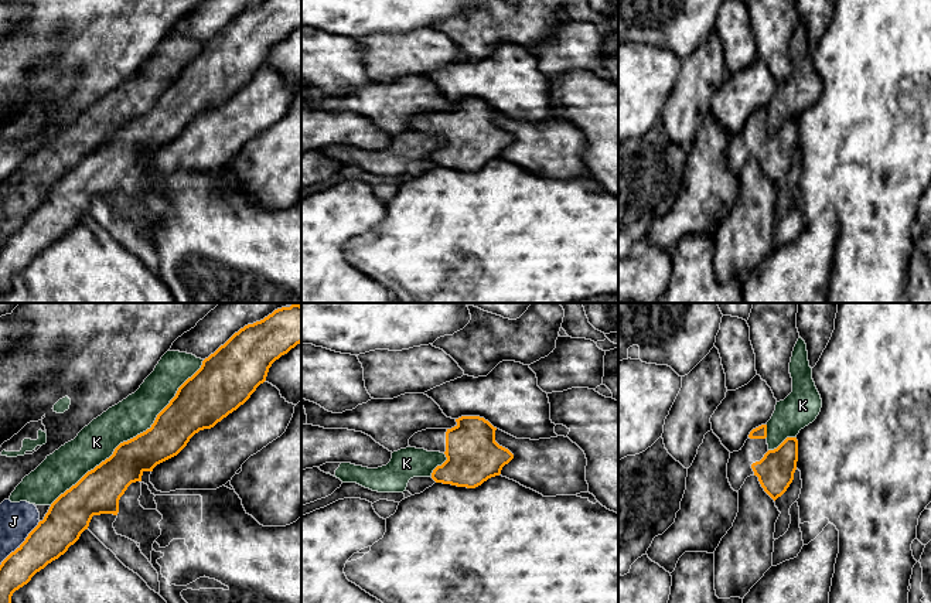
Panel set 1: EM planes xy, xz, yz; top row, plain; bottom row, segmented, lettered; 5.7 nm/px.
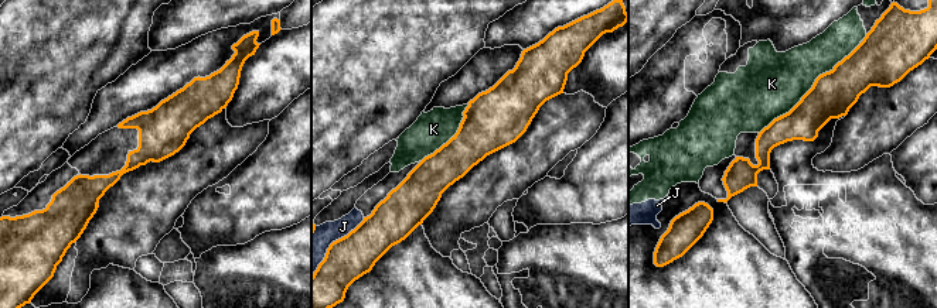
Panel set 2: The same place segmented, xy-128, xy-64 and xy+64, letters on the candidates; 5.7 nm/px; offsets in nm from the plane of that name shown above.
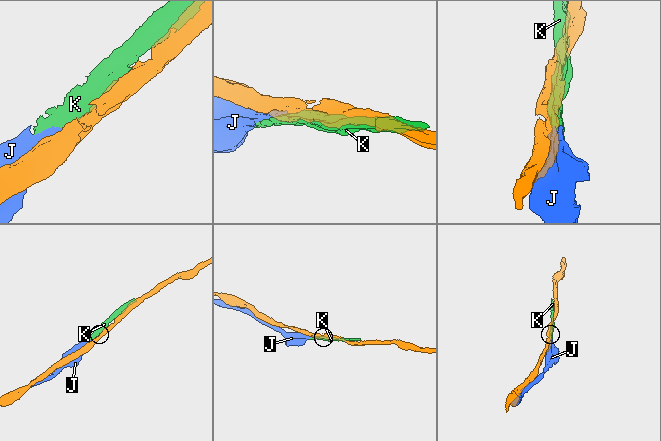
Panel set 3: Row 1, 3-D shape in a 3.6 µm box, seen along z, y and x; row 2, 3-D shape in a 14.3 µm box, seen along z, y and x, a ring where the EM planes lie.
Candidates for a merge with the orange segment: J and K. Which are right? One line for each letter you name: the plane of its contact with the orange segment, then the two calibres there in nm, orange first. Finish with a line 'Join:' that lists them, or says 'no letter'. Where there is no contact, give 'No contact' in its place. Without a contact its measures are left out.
Join: no letter

